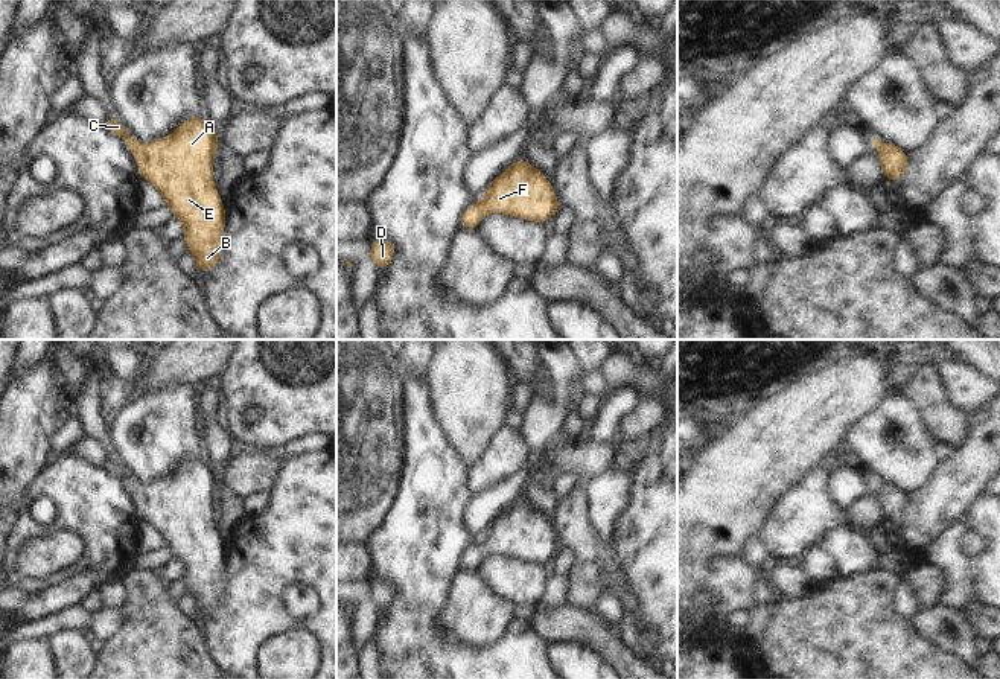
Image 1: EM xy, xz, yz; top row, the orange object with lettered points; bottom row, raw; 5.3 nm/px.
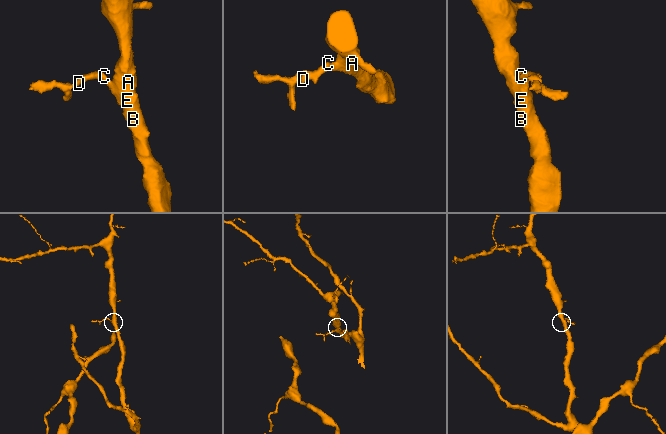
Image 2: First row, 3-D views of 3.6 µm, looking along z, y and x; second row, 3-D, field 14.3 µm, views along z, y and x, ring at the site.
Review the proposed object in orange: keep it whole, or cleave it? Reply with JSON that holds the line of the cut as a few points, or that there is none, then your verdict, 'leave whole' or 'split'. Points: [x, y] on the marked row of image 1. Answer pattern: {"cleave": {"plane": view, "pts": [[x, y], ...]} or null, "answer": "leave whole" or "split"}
{"cleave": null, "answer": "leave whole"}

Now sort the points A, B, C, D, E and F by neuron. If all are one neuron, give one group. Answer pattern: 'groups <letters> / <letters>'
groups A B C D E F

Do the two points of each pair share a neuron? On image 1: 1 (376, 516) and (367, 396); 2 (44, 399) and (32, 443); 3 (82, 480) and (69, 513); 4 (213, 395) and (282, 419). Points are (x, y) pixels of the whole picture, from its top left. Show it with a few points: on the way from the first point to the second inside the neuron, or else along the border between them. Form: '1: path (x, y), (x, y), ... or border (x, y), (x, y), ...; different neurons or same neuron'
1: path (376, 486), (376, 478), (384, 468), (384, 427); same neuron
2: path (34, 410), (32, 433); same neuron
3: path (82, 487), (82, 500), (76, 506); same neuron
4: border (219, 392), (221, 417); different neurons

